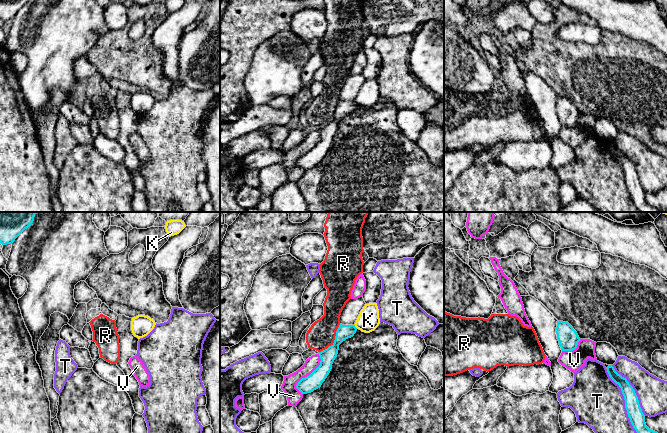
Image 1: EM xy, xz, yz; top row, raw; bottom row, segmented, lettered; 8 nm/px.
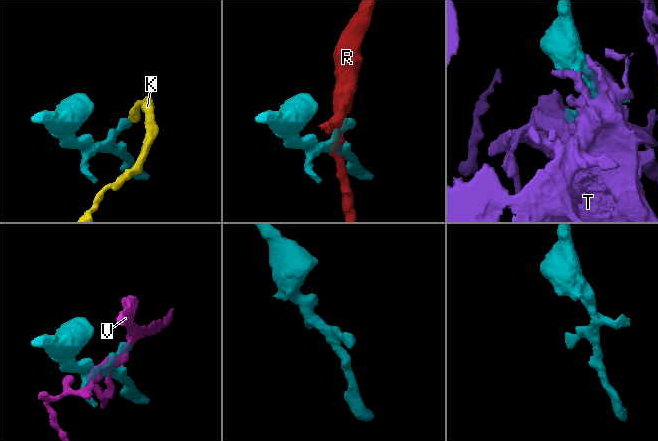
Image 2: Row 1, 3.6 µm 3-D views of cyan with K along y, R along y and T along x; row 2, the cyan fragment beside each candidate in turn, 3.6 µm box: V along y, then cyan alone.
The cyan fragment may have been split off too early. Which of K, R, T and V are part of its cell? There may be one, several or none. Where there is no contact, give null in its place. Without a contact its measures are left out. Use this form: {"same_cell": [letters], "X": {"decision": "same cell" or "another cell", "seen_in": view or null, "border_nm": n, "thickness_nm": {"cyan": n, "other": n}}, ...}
{"same_cell": [], "K": {"decision": "another cell", "seen_in": "xz", "border_nm": 50, "thickness_nm": {"cyan": 120, "other": 180}}, "R": {"decision": "another cell", "seen_in": "xz", "border_nm": 280, "thickness_nm": {"cyan": 120, "other": 220}}, "T": {"decision": "another cell", "seen_in": "yz", "border_nm": 550, "thickness_nm": {"cyan": 120, "other": 400}}, "V": {"decision": "another cell", "seen_in": "xz", "border_nm": 360, "thickness_nm": {"cyan": 130, "other": 120}}}

